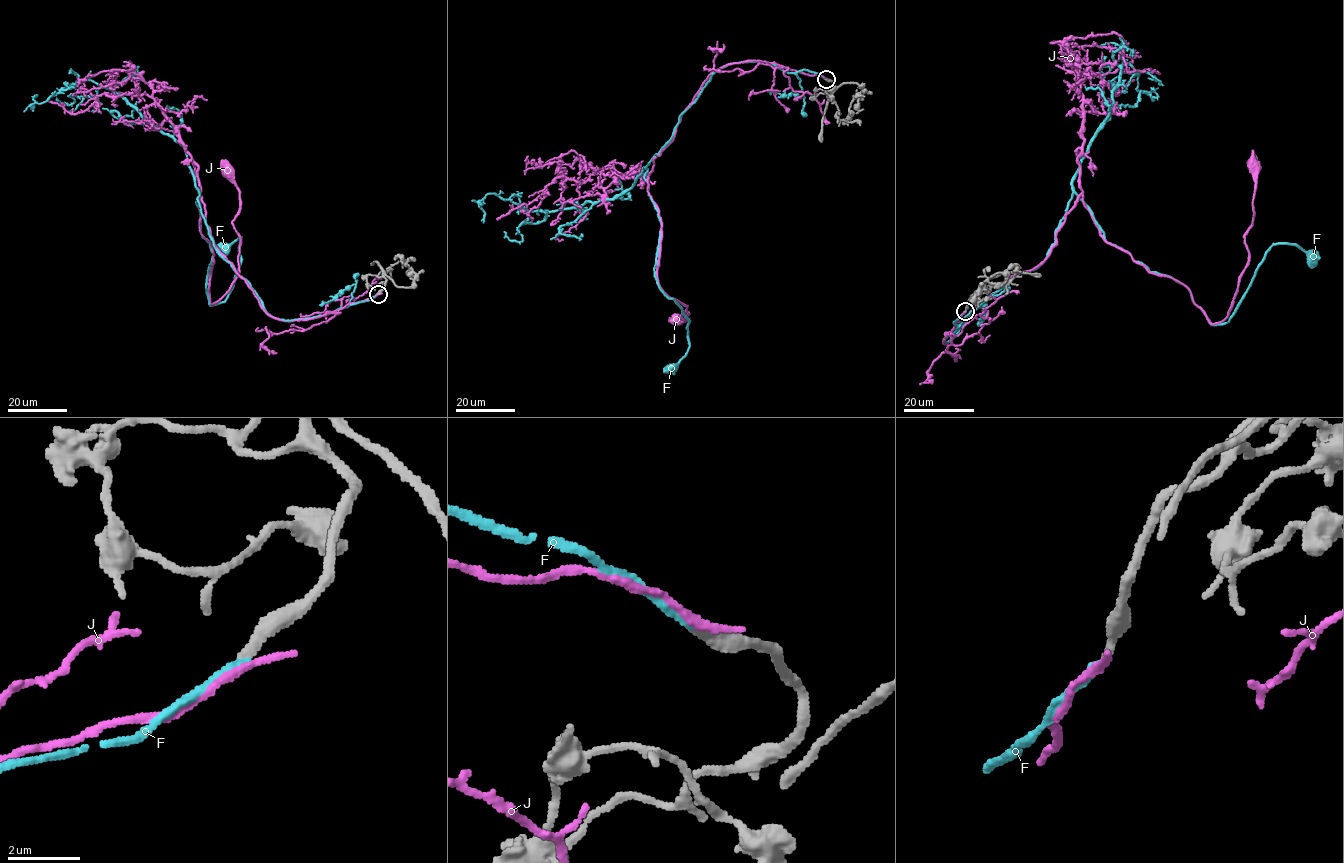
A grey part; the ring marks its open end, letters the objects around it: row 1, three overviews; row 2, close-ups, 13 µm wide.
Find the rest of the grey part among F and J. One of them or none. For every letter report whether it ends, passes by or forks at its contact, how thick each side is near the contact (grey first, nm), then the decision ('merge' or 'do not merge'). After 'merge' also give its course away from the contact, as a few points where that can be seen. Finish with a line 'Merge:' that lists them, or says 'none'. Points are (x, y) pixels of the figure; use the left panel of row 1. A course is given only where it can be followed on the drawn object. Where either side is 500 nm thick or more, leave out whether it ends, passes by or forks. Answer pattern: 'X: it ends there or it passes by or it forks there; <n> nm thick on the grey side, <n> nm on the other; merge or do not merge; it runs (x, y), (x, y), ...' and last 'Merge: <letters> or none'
F: it ends there; 320 nm thick on the grey side, 220 nm on the other; merge; it runs (378, 294), (317, 317), (271, 316), (217, 252), (199, 195), (210, 305), (233, 286), (241, 238), (222, 249)
J: it ends there; 280 nm thick on the grey side, 280 nm on the other; do not merge
Merge: F

